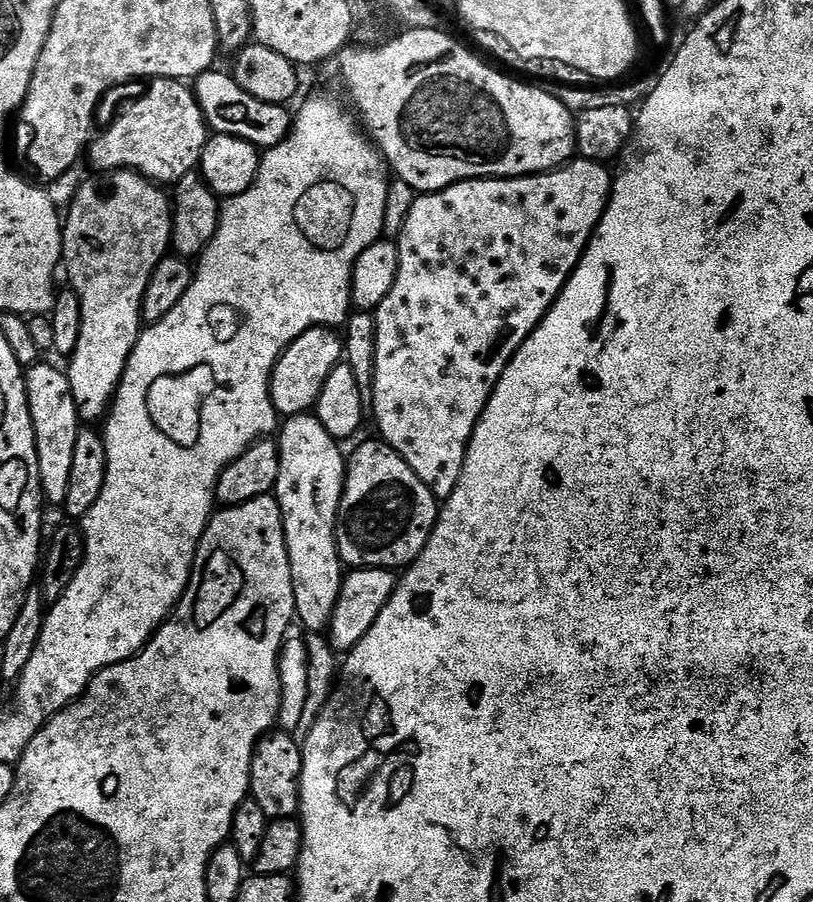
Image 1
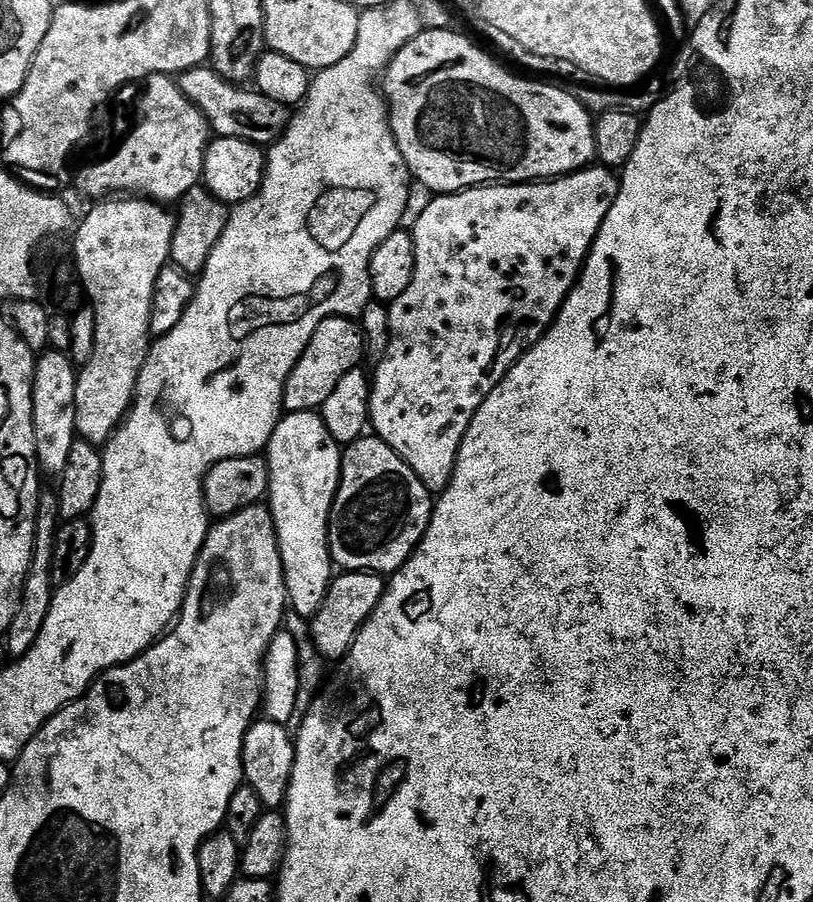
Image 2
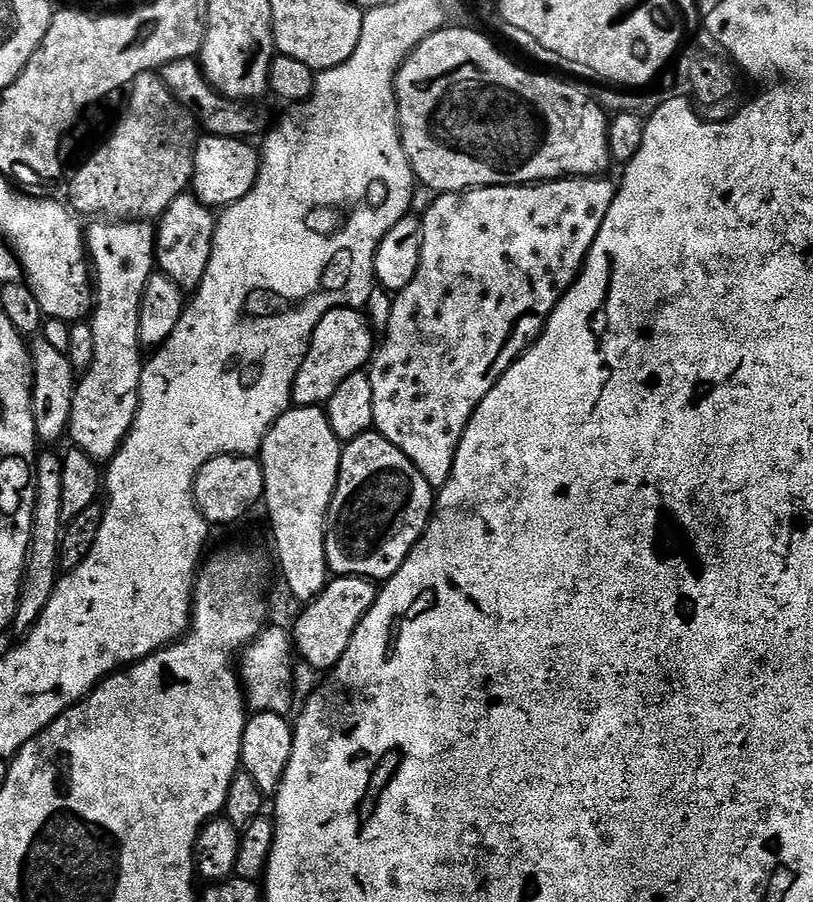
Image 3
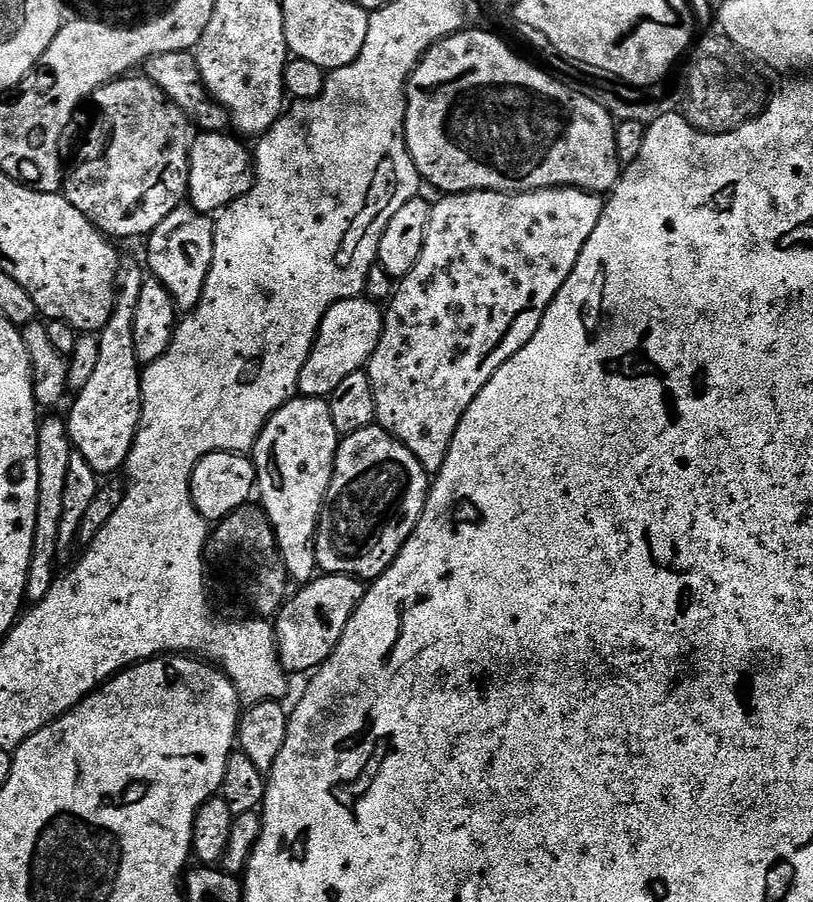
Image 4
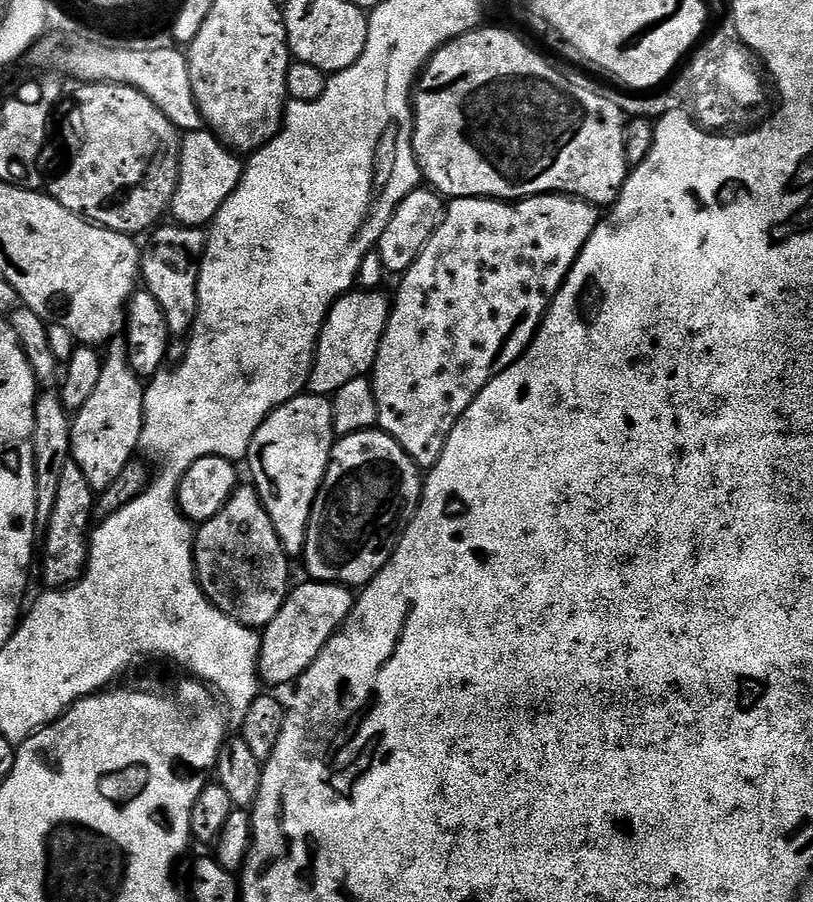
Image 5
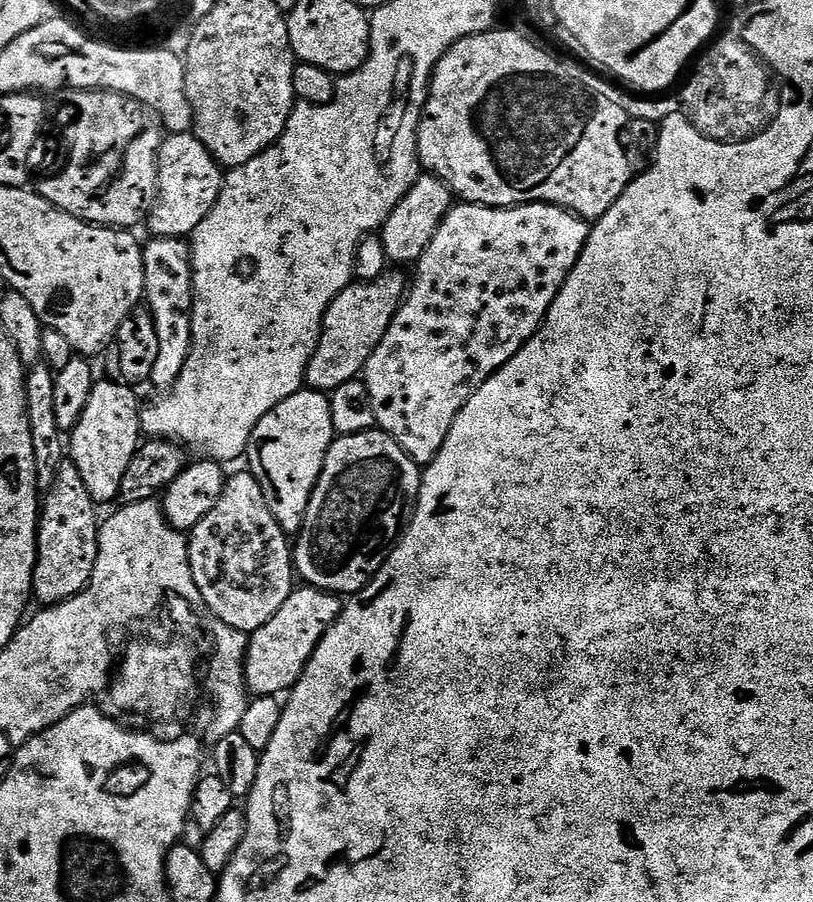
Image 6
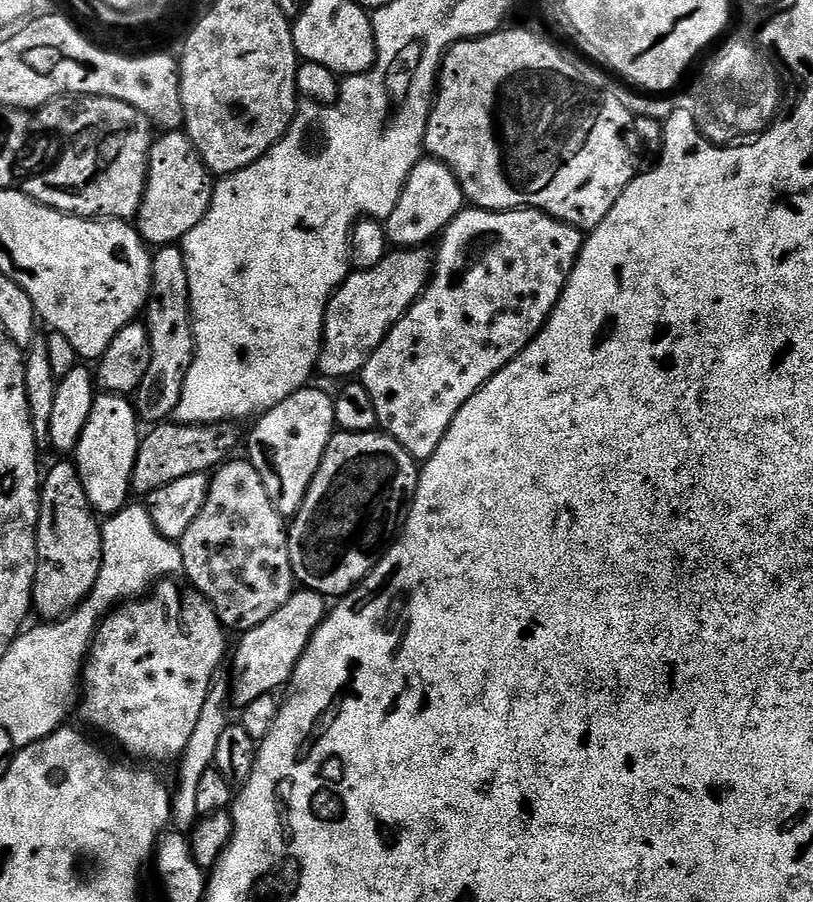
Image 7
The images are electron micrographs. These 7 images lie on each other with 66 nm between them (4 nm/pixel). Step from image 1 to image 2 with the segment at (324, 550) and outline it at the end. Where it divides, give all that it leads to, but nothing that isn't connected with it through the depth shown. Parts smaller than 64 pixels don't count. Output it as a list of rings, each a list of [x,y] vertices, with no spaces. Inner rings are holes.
[[[315,412],[281,415],[266,449],[268,461],[267,507],[276,527],[284,581],[291,611],[309,618],[318,614],[334,579],[328,549],[328,523],[340,485],[342,446],[326,430],[326,422]]]

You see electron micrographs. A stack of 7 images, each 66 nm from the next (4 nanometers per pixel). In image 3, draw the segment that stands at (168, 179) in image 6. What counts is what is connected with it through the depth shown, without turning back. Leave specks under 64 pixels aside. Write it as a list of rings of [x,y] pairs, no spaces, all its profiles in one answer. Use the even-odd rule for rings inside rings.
[[[201,135],[196,141],[196,157],[192,171],[191,191],[206,207],[223,210],[246,198],[256,185],[260,173],[260,152],[252,149],[247,139]]]

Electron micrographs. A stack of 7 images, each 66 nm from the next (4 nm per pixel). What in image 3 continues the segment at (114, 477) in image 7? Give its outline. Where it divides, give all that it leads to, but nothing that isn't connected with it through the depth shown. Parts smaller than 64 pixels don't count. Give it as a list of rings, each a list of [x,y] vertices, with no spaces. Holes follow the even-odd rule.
[[[96,222],[91,229],[86,232],[86,256],[90,261],[90,275],[94,281],[94,307],[90,313],[92,320],[92,361],[88,364],[88,373],[79,377],[76,393],[72,399],[72,413],[68,423],[67,435],[72,436],[71,443],[75,447],[82,449],[84,453],[97,462],[107,462],[118,454],[122,442],[128,436],[128,431],[132,429],[132,423],[136,421],[136,412],[140,408],[140,379],[144,373],[146,363],[145,357],[140,357],[142,345],[138,338],[138,318],[140,317],[140,307],[142,306],[142,294],[146,290],[146,282],[152,277],[156,268],[156,228],[148,222]]]

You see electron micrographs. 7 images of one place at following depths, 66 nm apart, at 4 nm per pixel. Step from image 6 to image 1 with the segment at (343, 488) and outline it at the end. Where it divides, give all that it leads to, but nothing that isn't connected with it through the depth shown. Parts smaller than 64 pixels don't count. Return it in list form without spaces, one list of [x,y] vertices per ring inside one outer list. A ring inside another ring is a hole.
[[[375,439],[358,445],[347,457],[344,493],[336,519],[336,545],[341,561],[349,569],[403,570],[422,554],[440,517],[441,505],[408,463],[383,439]]]

